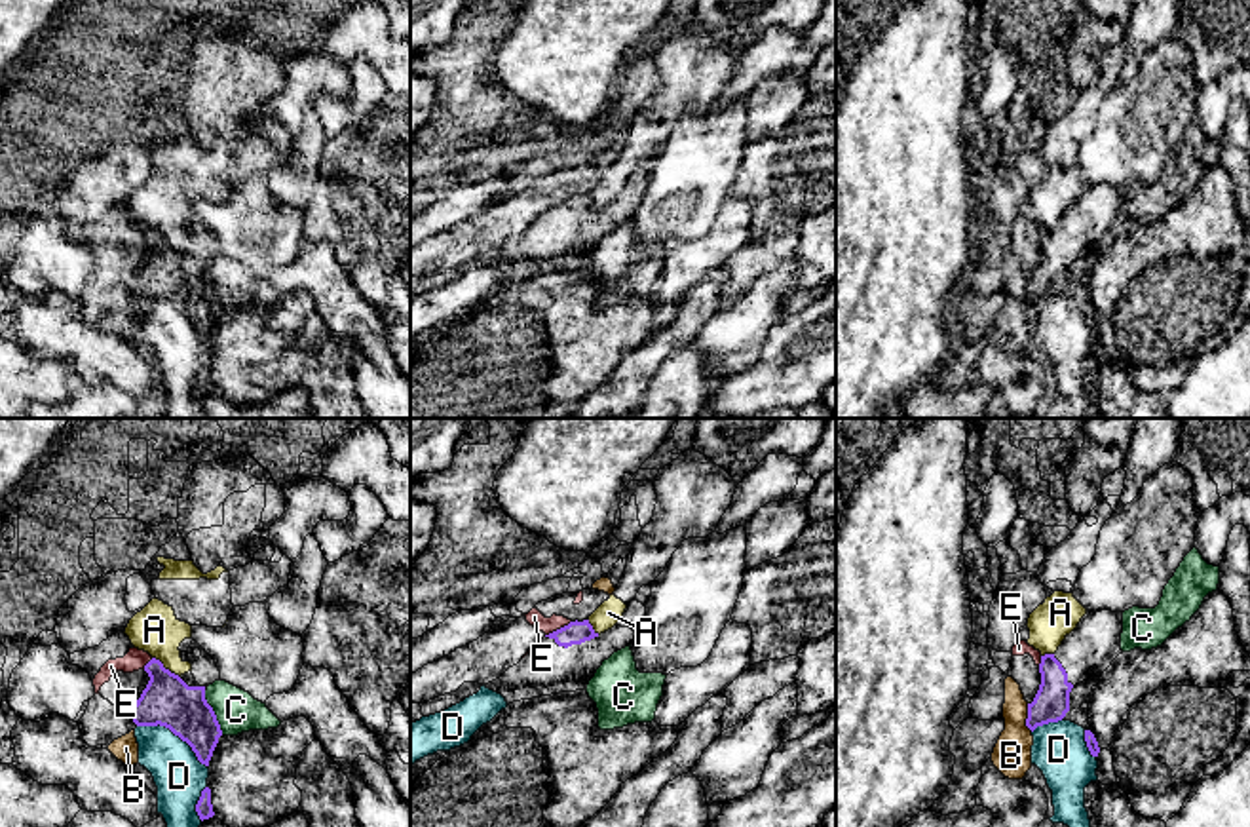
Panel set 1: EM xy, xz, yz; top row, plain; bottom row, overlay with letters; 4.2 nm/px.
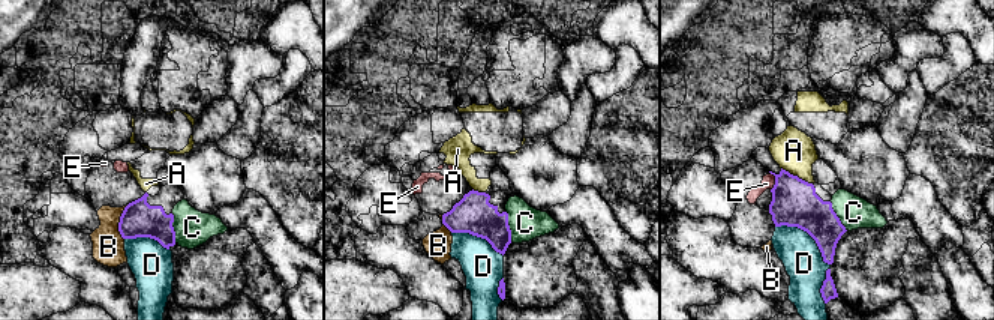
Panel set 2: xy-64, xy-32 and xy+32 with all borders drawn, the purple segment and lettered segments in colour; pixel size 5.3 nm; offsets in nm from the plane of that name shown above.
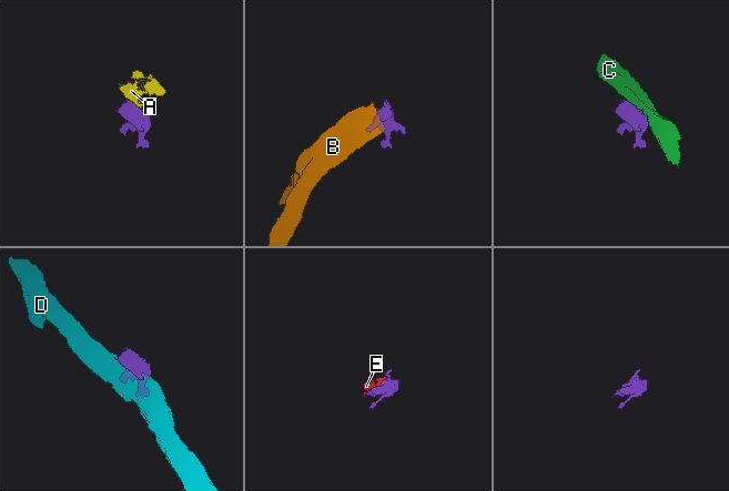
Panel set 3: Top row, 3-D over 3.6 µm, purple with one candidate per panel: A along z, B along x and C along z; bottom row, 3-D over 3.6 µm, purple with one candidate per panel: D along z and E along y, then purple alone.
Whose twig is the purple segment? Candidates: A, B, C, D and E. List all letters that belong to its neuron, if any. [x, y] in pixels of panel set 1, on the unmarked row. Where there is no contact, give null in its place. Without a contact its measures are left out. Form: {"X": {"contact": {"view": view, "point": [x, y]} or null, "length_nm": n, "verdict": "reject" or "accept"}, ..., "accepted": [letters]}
{"A": {"contact": {"view": "xy", "point": [164, 242]}, "length_nm": 150, "verdict": "reject"}, "B": {"contact": {"view": "yz", "point": [1028, 291]}, "length_nm": 120, "verdict": "reject"}, "C": {"contact": {"view": "xy", "point": [213, 288]}, "length_nm": 200, "verdict": "reject"}, "D": {"contact": {"view": "xy", "point": [173, 307]}, "length_nm": 340, "verdict": "reject"}, "E": {"contact": {"view": "xz", "point": [557, 204]}, "length_nm": 130, "verdict": "reject"}, "accepted": []}

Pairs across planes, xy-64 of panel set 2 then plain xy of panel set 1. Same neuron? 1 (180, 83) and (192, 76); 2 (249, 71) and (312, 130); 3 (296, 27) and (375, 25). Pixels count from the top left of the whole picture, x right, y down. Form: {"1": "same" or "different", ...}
{"1": "same", "2": "different", "3": "same"}

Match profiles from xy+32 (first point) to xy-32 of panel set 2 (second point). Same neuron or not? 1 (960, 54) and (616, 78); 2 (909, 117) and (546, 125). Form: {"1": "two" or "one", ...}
{"1": "one", "2": "two"}

